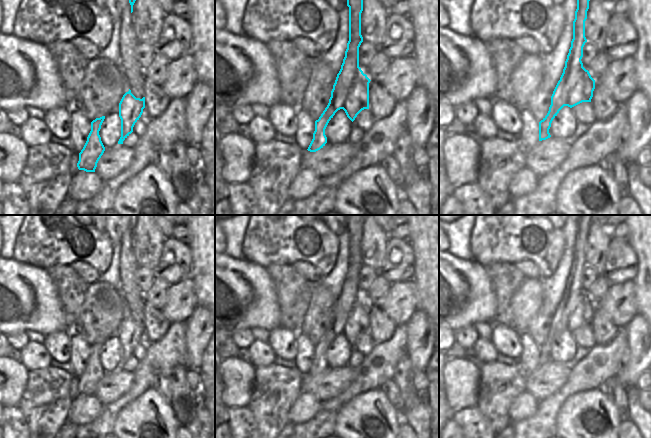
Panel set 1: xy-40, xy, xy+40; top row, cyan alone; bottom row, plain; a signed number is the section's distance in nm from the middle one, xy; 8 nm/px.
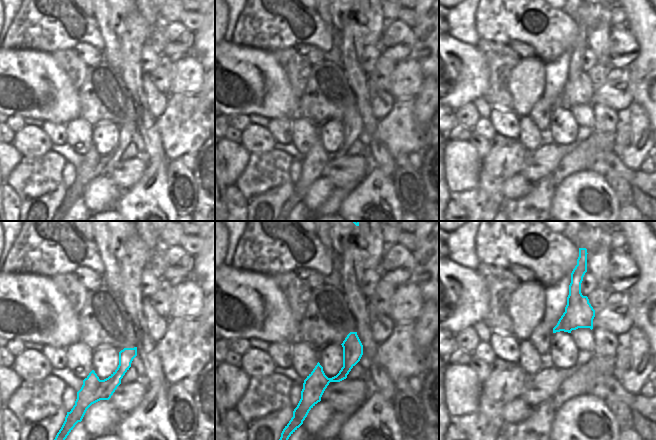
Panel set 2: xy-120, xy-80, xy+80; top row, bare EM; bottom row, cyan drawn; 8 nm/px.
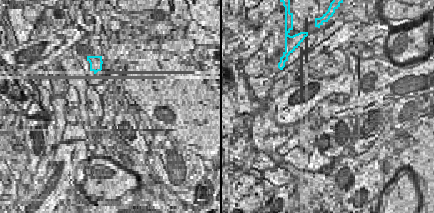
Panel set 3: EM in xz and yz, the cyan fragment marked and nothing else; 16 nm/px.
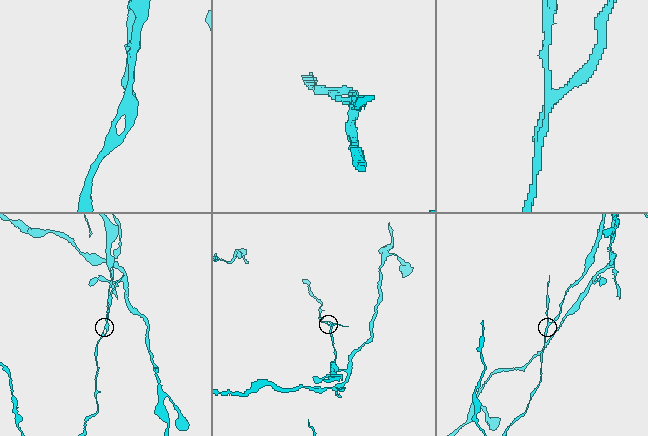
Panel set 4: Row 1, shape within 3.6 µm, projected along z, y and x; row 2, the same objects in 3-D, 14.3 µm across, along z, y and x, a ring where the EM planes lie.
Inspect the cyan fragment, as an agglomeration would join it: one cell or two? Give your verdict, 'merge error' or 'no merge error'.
merge error

